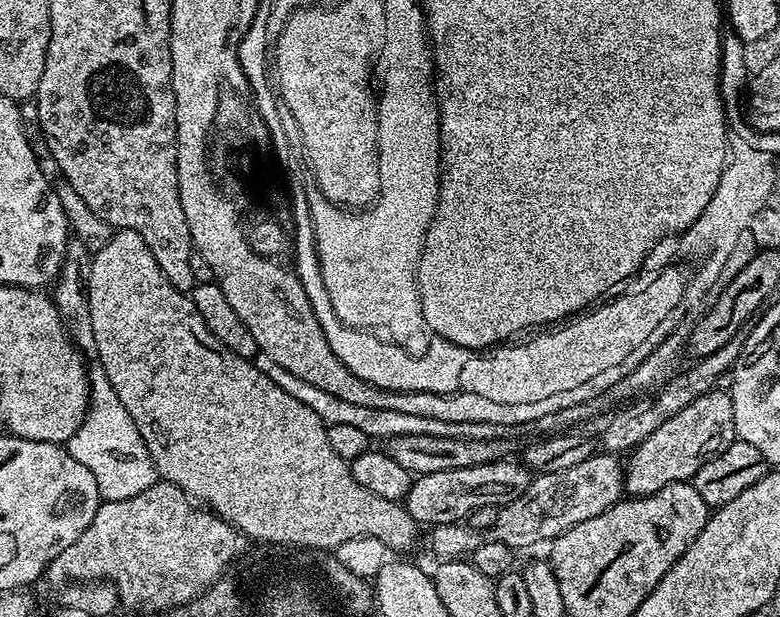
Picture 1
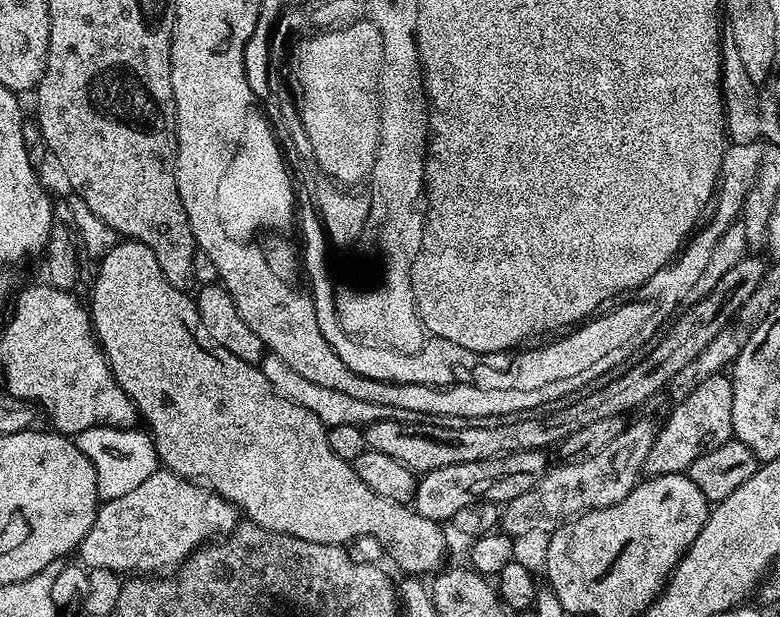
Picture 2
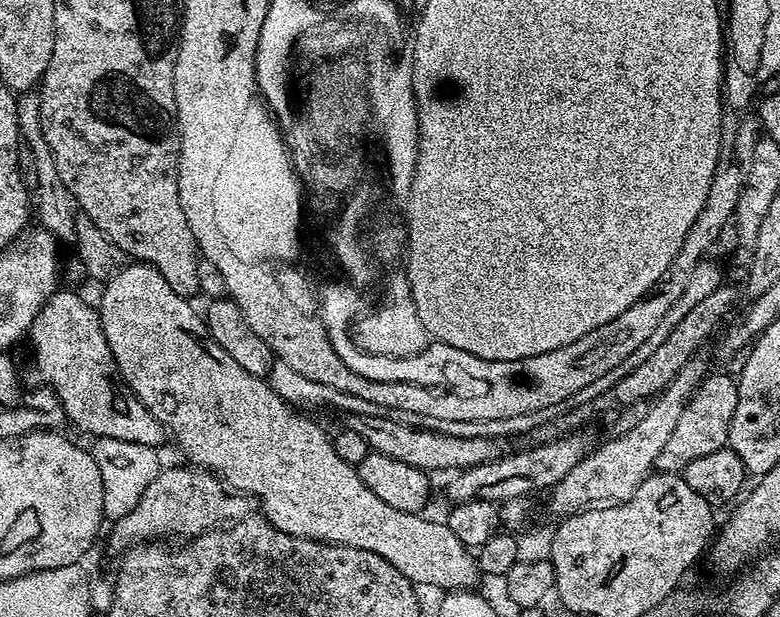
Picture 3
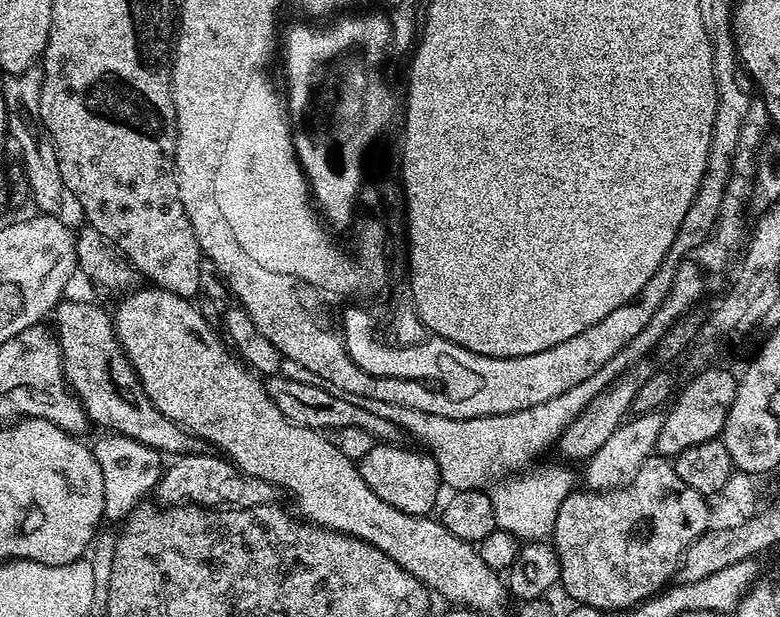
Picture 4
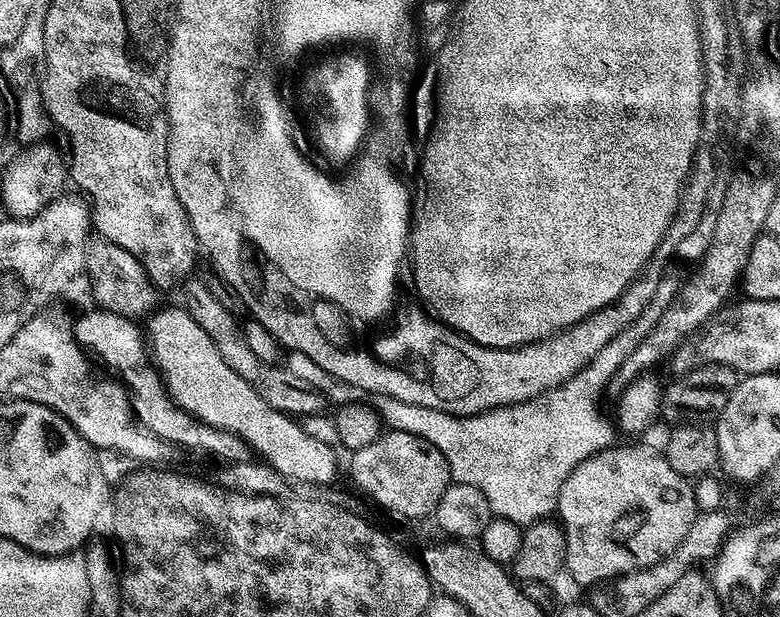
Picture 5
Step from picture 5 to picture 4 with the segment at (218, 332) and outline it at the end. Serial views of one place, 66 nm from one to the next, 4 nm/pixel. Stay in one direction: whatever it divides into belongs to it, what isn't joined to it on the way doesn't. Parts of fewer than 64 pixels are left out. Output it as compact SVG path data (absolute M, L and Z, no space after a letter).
M277 374L265 381L265 388L268 397L292 424L323 432L337 432L344 428L358 428L366 430L366 434L370 434L373 441L382 444L401 443L402 433L394 422L389 422L387 418L377 418L377 416L370 414L367 410L362 410L362 406L358 406L355 399L332 391L323 385L314 382L308 384L293 381Z

